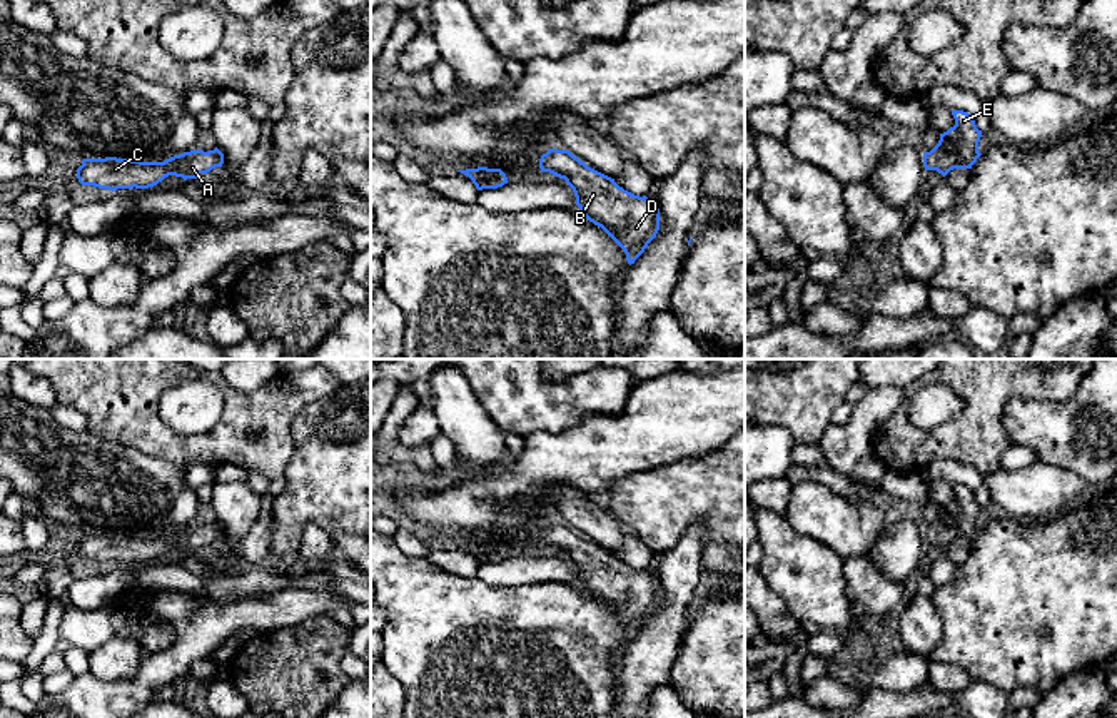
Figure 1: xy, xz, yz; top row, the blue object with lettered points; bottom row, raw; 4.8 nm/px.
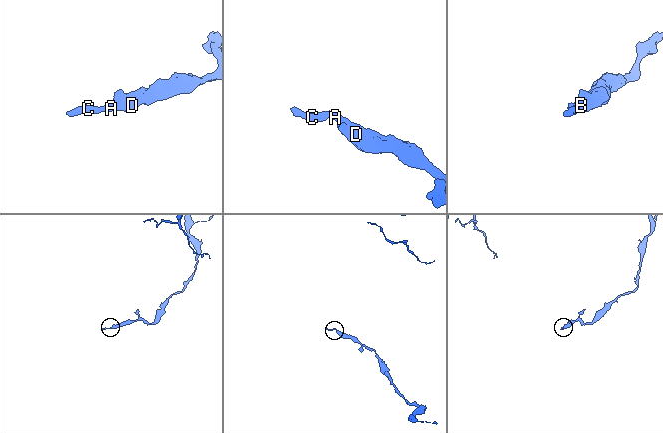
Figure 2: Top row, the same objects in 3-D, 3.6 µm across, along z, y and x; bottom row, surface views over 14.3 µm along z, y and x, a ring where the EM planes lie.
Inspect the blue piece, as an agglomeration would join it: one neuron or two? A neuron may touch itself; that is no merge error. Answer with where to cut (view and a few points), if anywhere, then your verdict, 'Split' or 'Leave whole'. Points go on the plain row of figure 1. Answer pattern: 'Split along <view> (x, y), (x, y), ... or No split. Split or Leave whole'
No split. Leave whole

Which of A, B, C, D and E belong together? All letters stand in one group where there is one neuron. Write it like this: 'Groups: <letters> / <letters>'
Groups: A B C D E

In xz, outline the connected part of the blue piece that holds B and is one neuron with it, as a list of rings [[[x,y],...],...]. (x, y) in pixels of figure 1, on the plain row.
[[[549,523],[541,529],[539,543],[566,554],[583,589],[624,624],[629,640],[656,611],[660,583],[646,569],[634,569],[588,541],[569,524]]]

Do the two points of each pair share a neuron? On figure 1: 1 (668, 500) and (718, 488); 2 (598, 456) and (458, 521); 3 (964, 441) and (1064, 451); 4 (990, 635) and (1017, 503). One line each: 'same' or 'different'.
1: same
2: same
3: different
4: different

